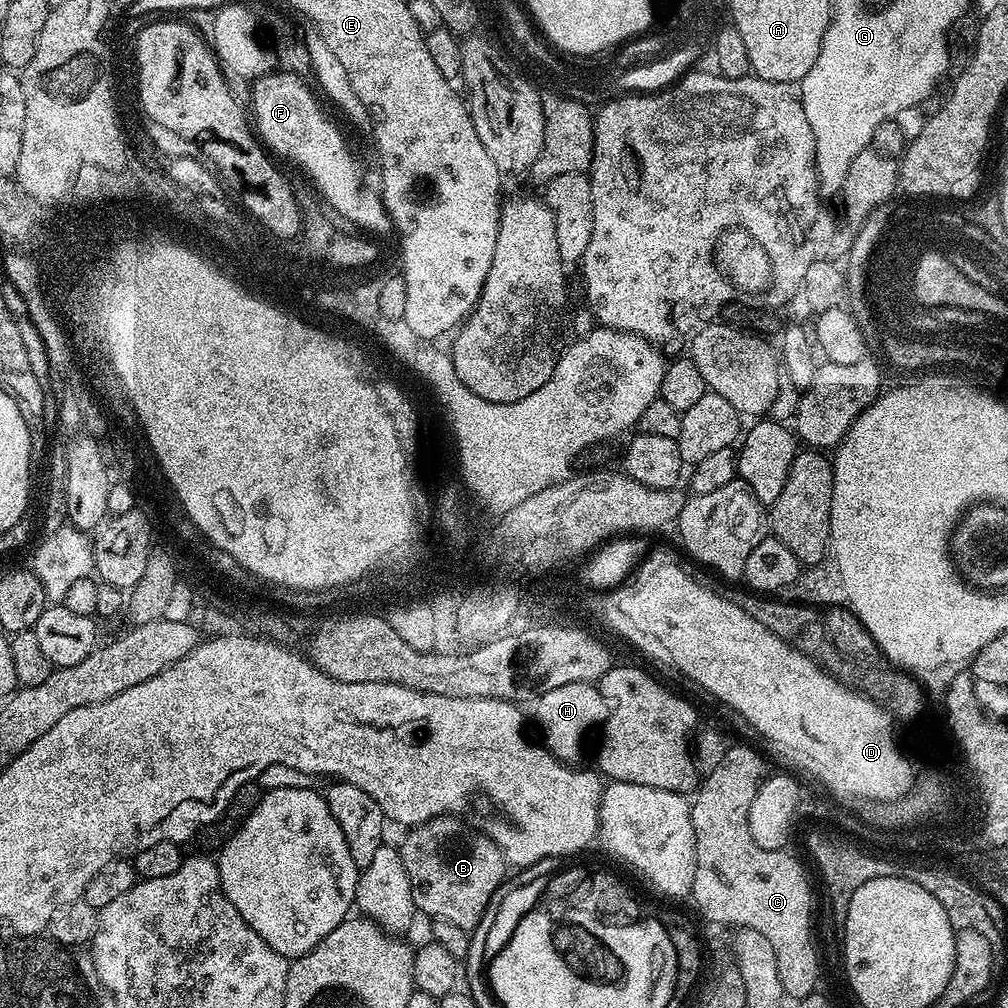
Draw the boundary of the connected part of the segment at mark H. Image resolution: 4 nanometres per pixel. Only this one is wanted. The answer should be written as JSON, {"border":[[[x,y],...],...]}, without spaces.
{"border":[[[566,682],[564,686],[554,686],[545,692],[539,693],[536,700],[536,724],[540,727],[539,739],[543,747],[554,759],[560,760],[569,766],[579,765],[579,760],[584,756],[584,747],[592,736],[592,731],[597,731],[608,719],[610,705],[604,699],[599,687],[595,683]]]}

